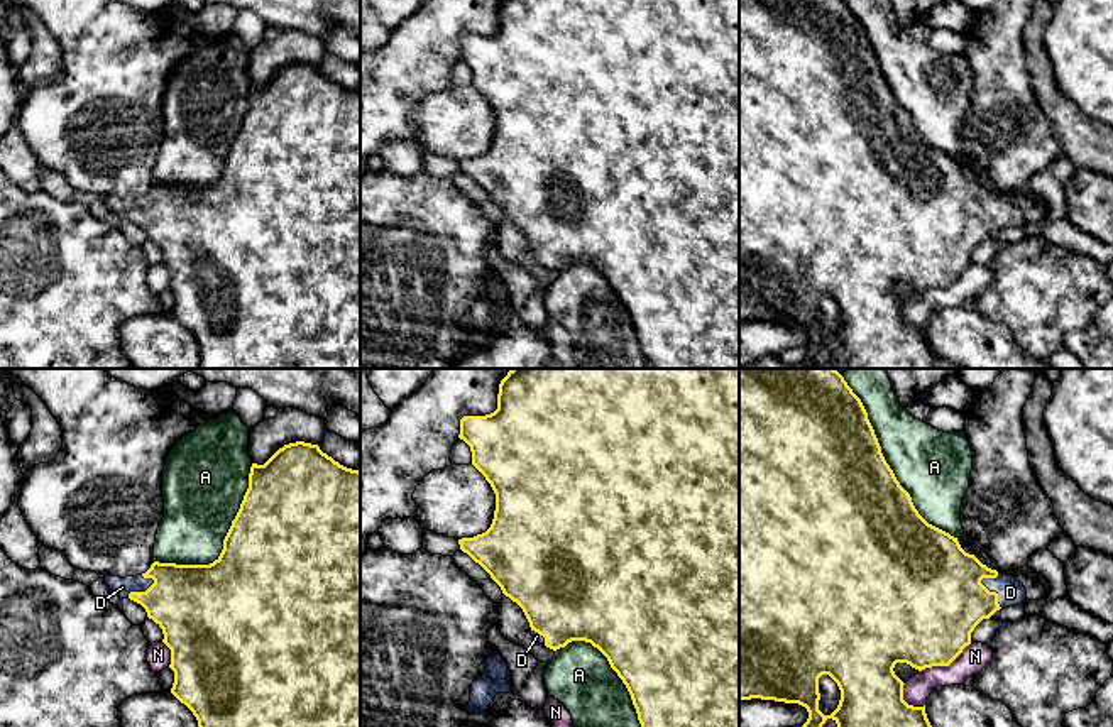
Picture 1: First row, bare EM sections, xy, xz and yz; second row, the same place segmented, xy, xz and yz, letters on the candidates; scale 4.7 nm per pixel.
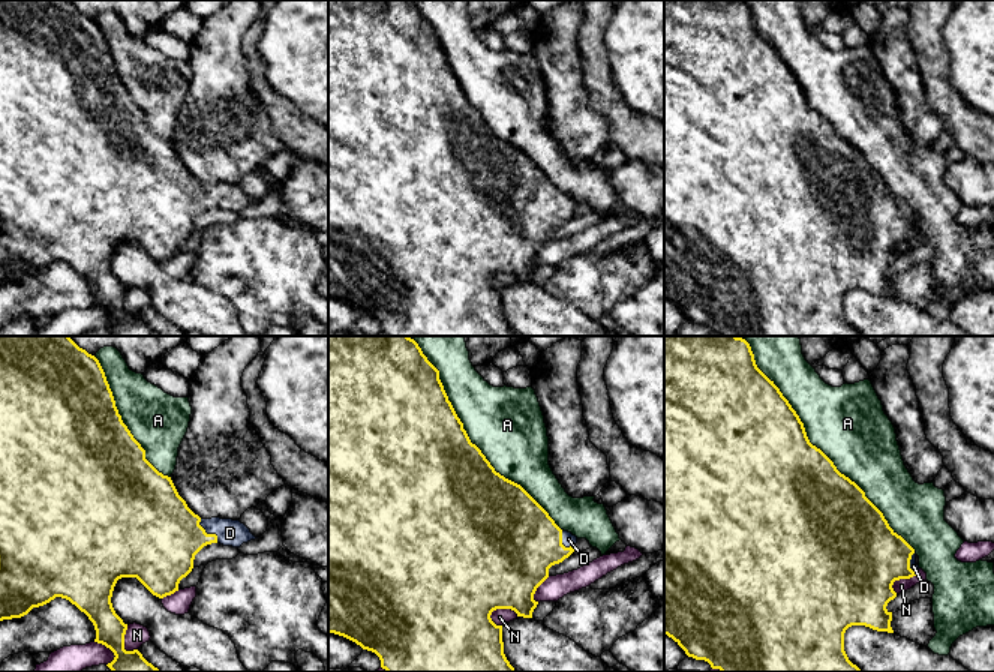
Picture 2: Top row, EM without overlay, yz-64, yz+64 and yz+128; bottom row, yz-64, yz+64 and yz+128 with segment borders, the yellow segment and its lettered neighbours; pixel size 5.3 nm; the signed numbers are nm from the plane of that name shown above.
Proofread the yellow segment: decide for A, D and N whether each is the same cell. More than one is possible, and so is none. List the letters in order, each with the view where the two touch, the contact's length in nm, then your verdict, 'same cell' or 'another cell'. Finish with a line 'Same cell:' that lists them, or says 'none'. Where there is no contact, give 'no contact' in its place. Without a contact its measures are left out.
A: yz | 950 nm | another cell
D: yz | 180 nm | same cell
N: yz | 300 nm | another cell
Same cell: D

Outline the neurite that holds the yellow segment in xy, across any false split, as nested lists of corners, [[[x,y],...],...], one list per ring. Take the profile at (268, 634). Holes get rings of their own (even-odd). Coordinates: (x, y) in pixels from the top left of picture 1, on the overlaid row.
[[[289,443],[264,465],[252,463],[249,489],[213,563],[154,561],[142,575],[105,575],[105,583],[120,599],[140,604],[162,629],[162,642],[171,649],[169,668],[174,671],[171,693],[193,712],[198,727],[360,727],[360,472],[340,465],[318,445]]]

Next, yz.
[[[739,369],[739,700],[775,700],[798,703],[809,719],[802,727],[822,727],[832,719],[837,727],[932,727],[924,707],[903,700],[903,681],[895,675],[896,663],[922,671],[949,666],[966,646],[971,632],[996,610],[1023,602],[1027,590],[1012,575],[998,573],[966,553],[957,538],[929,524],[915,509],[910,494],[886,463],[861,399],[836,369]],[[829,675],[841,690],[831,715],[819,710],[819,678]]]

